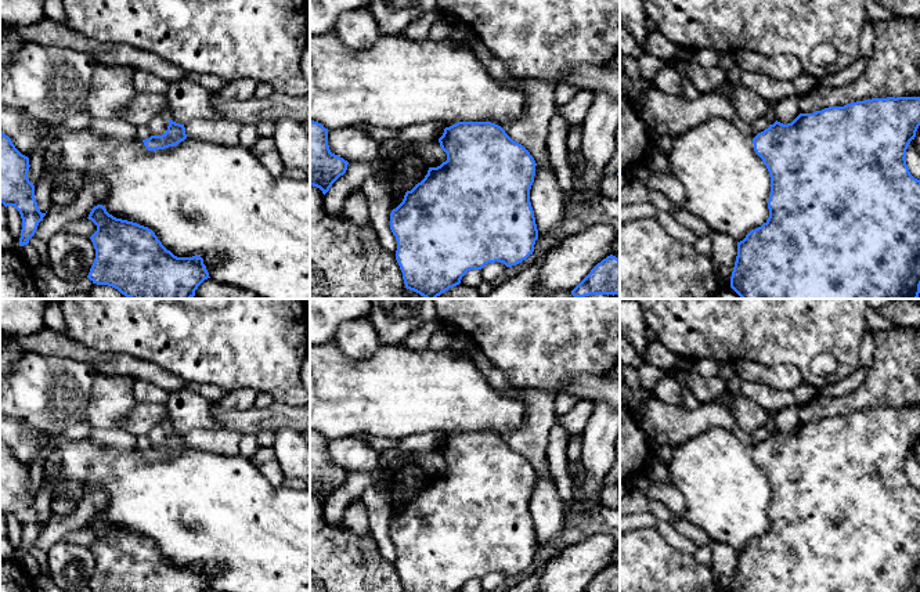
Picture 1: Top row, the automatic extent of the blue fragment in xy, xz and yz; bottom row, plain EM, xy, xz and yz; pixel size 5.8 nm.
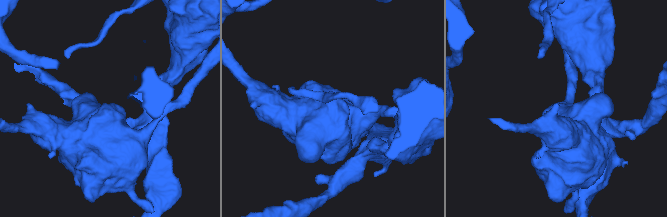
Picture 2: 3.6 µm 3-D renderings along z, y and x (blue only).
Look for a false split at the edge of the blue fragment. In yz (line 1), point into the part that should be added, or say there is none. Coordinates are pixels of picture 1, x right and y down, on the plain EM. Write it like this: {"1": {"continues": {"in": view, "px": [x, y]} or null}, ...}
{"1": {"continues": null}}

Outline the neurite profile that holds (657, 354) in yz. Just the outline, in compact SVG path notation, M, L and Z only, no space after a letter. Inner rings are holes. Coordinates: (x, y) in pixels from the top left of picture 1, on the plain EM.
M657 339L647 343L647 349L643 355L643 361L663 369L665 373L674 373L677 369L678 355L665 347Z

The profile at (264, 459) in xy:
M259 447L250 462L267 481L274 485L282 485L285 477L273 447Z

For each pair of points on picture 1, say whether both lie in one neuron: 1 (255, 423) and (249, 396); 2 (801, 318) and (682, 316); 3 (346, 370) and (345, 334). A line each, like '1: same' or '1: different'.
1: different
2: same
3: different

